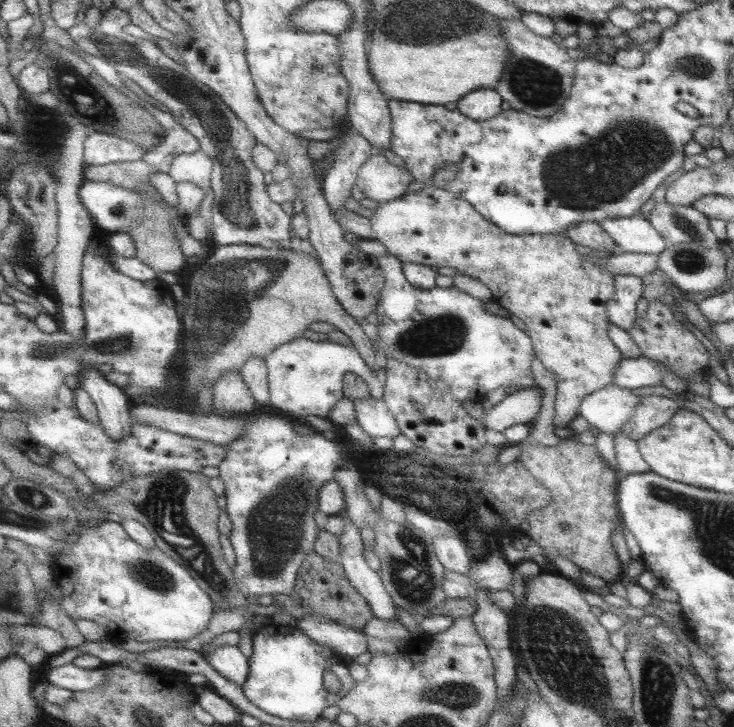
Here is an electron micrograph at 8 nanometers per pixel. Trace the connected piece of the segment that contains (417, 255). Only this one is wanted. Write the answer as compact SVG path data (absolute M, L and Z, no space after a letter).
M426 184L420 191L405 194L401 198L392 201L383 201L378 205L374 215L369 220L371 224L373 224L373 228L375 228L373 239L382 243L390 254L398 256L405 263L414 262L434 268L447 266L455 268L458 272L471 276L472 278L479 279L491 290L493 300L497 301L501 307L506 308L527 325L526 330L532 336L536 356L543 361L545 368L556 374L556 379L558 380L556 420L554 423L556 427L569 427L571 421L579 414L581 401L585 400L585 397L589 396L589 393L595 389L614 382L617 365L621 364L621 360L623 360L621 353L615 348L615 344L609 340L609 336L607 336L607 325L609 325L610 322L608 318L608 304L609 300L612 300L614 294L616 294L616 275L611 274L611 272L607 270L601 270L599 265L587 261L587 258L582 258L581 254L575 250L576 243L569 237L561 236L561 234L555 236L555 234L505 232L505 230L501 230L500 226L484 218L484 216L472 206L472 203L467 202L464 198L459 198L459 196L449 192L449 190L445 190L443 187L436 187L433 184Z

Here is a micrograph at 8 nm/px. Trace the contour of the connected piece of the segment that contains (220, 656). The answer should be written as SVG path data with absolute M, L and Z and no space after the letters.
M223 645L213 651L213 655L208 657L209 662L230 681L239 686L245 685L250 673L250 658L247 658L239 646Z

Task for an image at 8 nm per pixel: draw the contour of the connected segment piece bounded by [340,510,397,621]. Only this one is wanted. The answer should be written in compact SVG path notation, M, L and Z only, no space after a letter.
M346 510L340 515L347 520L347 527L343 529L343 535L340 536L340 564L345 568L353 586L356 586L361 595L369 601L375 616L393 621L396 617L397 604L387 590L380 571L373 570L367 563L361 529L353 523Z

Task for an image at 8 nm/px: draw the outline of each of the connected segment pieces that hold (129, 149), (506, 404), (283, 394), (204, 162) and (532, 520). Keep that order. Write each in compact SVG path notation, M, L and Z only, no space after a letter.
M91 131L85 148L87 165L95 166L143 160L148 151L129 139L103 131Z
M540 385L522 386L484 414L486 429L504 433L511 426L527 423L533 425L540 417L544 390Z
M301 336L276 348L266 361L273 411L293 419L311 414L329 418L333 408L344 396L344 376L347 374L362 376L369 383L369 392L375 399L383 399L386 393L385 381L377 378L359 349L353 345L347 346L331 340L321 342Z
M181 153L173 159L169 175L178 183L195 183L205 189L206 194L213 189L214 165L206 156Z
M563 439L558 446L525 446L519 459L552 495L551 505L533 511L528 518L531 540L544 550L547 560L564 557L579 570L587 570L608 584L619 583L621 564L611 544L615 526L621 526L617 512L617 476L594 446Z

